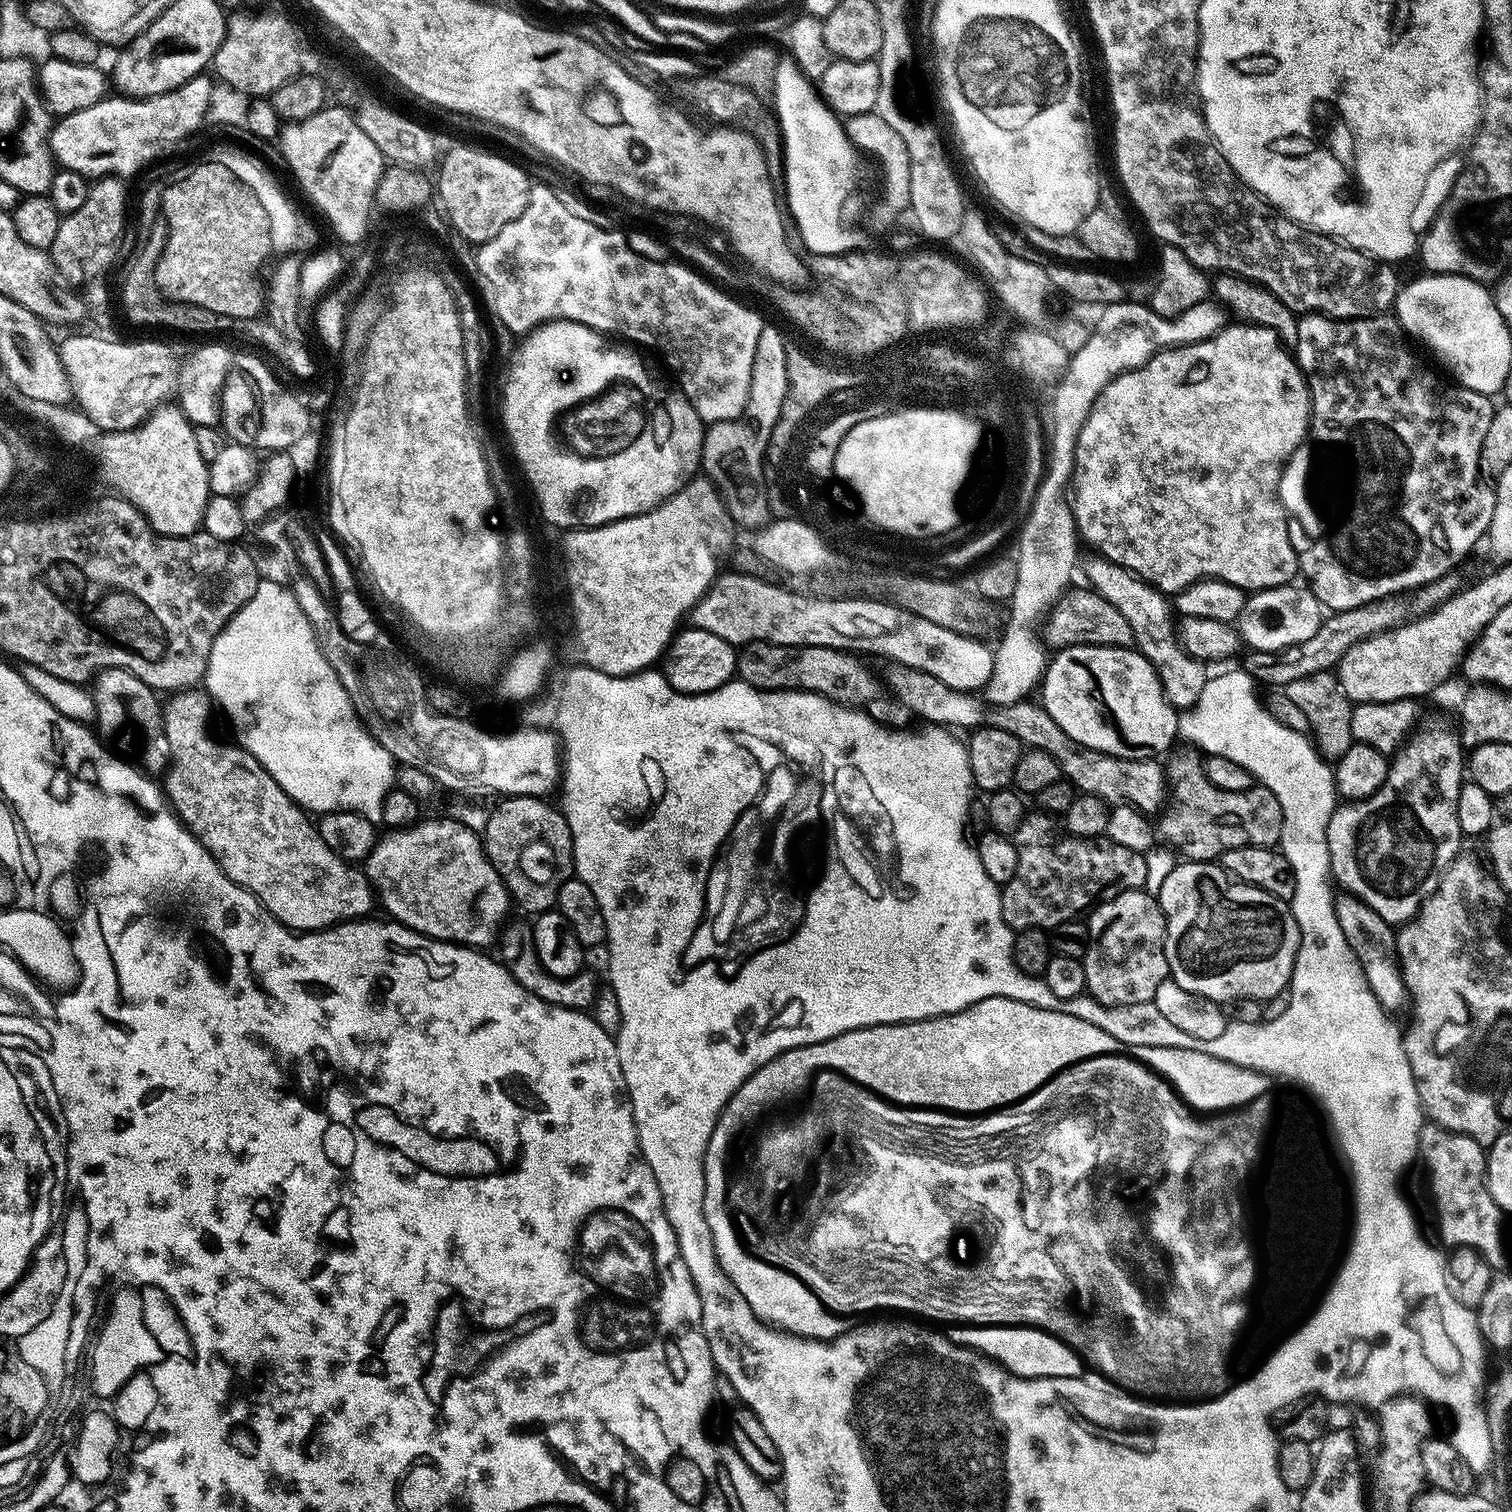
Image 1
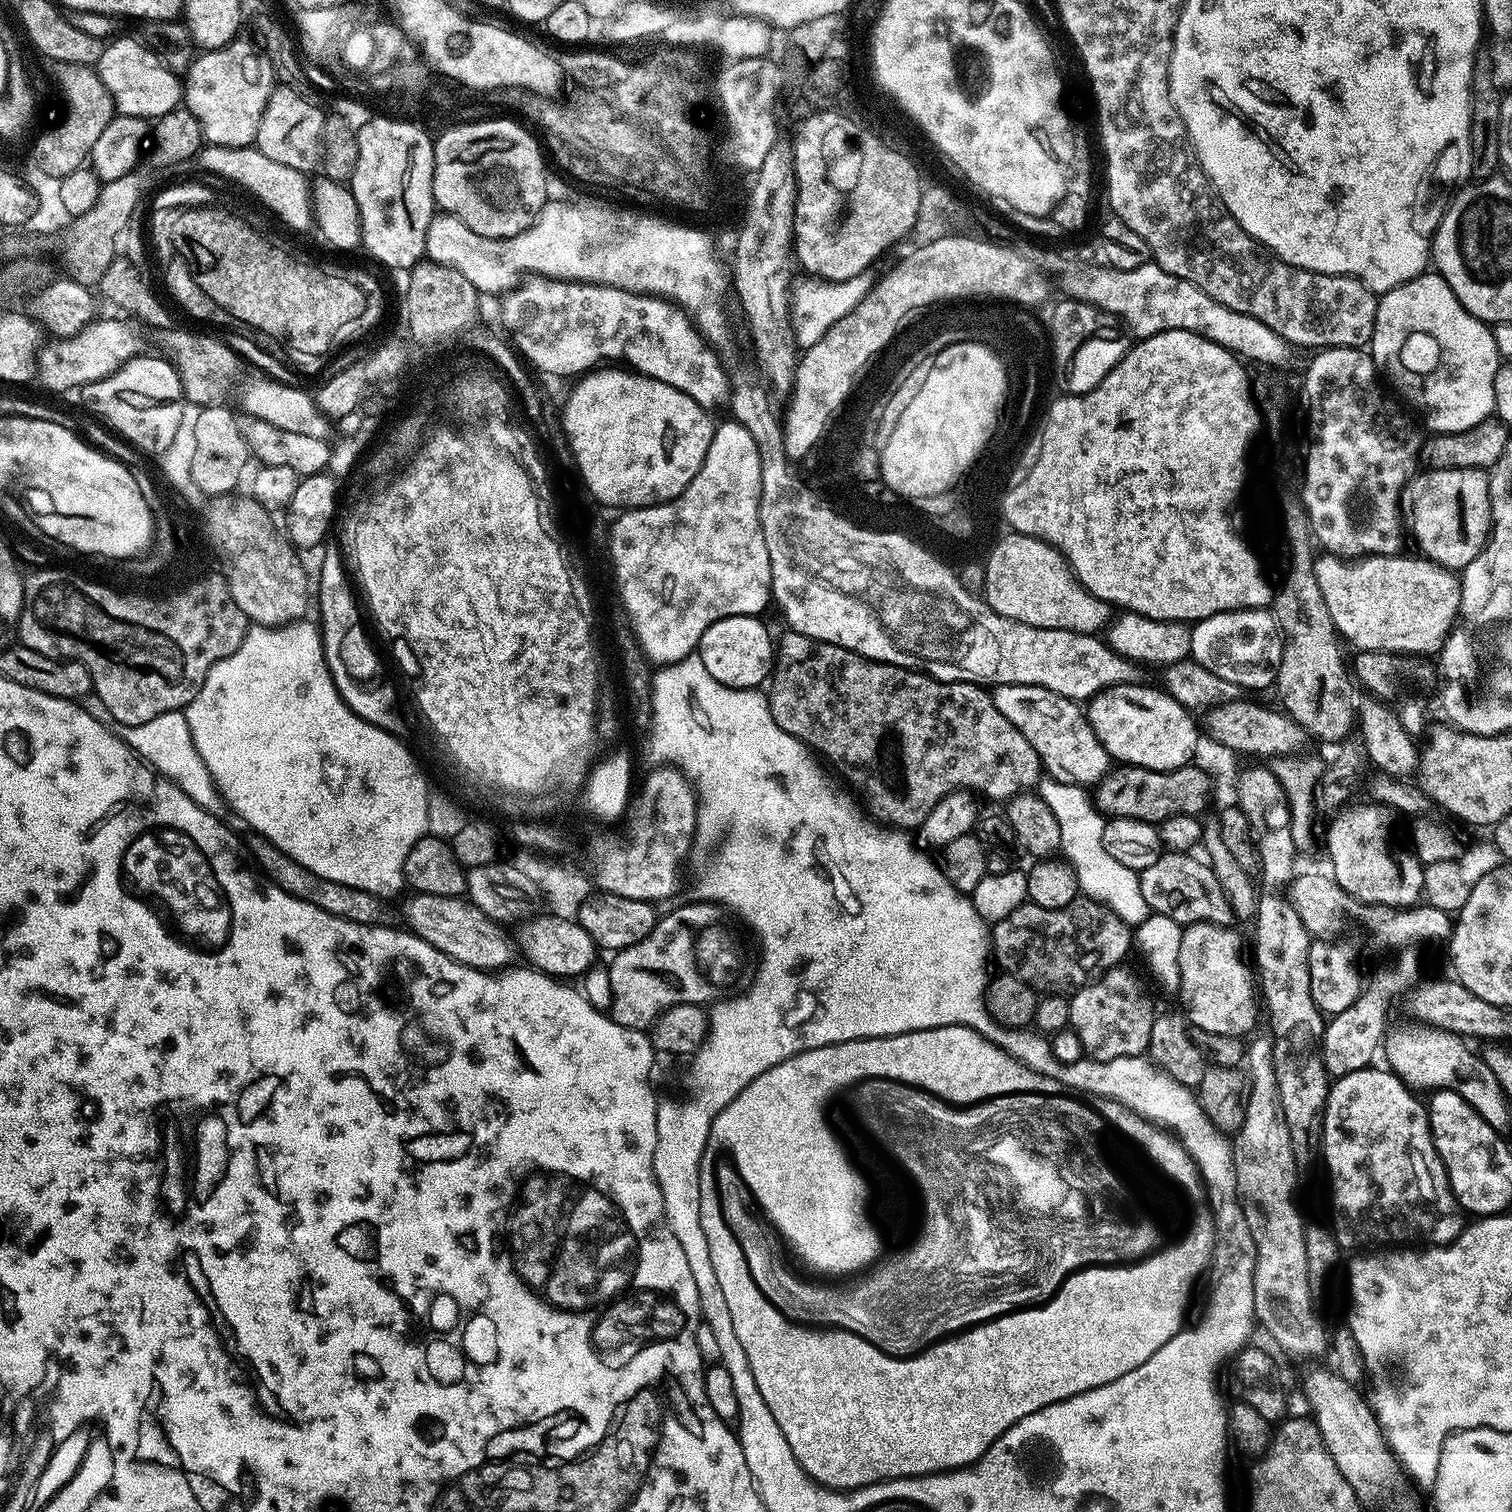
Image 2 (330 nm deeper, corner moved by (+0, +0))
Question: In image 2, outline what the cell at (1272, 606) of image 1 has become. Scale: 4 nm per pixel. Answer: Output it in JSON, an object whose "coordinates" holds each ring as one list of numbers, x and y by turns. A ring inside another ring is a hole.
{"coordinates":[[1241,608,1234,612,1219,612,1205,620,1195,621,1192,628,1191,659,1220,678,1236,682,1245,690,1271,689,1282,662,1284,638,1268,608]]}

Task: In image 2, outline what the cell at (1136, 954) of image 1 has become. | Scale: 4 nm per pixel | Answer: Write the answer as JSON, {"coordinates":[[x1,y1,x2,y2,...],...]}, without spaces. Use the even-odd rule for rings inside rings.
{"coordinates":[[1117,966,1103,976,1071,993,1068,1005,1068,1023,1084,1047,1084,1055,1090,1060,1110,1062,1114,1058,1144,1056,1150,1042,1150,1030,1158,1012,1152,1009,1152,1000,1140,980,1128,969]]}

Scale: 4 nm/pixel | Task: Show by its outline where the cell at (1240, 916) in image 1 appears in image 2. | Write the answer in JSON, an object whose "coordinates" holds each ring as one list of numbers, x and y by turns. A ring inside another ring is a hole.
{"coordinates":[[1189,924,1184,928,1182,946,1178,949,1178,996,1184,999,1183,1011,1189,1025,1202,1026,1202,1030,1210,1030,1210,1034,1244,1038,1256,1024,1258,992,1254,987,1253,969,1244,965,1240,936,1234,929,1223,924]]}

